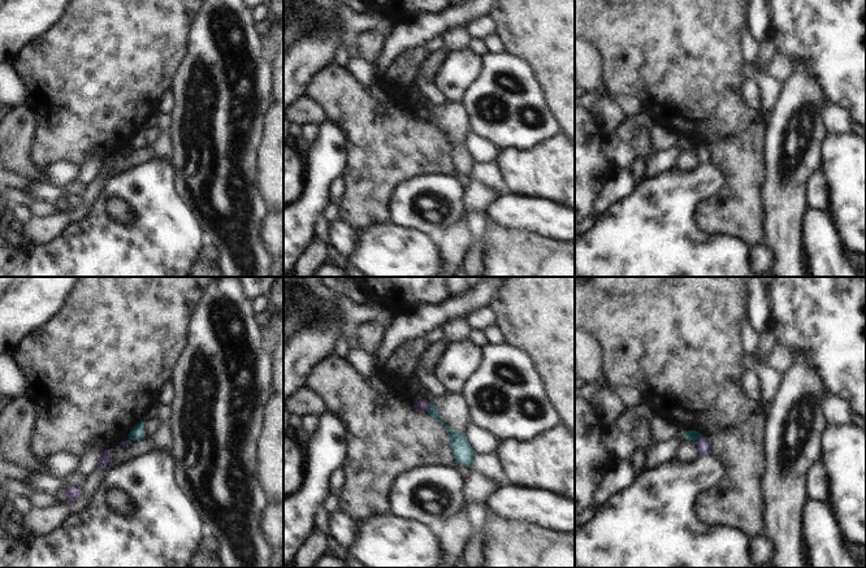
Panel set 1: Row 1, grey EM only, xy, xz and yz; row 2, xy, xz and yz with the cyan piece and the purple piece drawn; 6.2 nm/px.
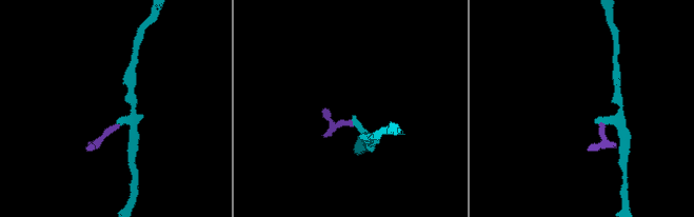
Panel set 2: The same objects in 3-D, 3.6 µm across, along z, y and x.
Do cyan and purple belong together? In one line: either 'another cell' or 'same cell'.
another cell

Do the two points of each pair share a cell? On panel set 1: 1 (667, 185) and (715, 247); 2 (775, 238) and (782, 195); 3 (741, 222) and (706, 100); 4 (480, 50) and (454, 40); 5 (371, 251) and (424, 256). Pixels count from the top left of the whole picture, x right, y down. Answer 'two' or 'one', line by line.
1: one
2: one
3: one
4: two
5: one

